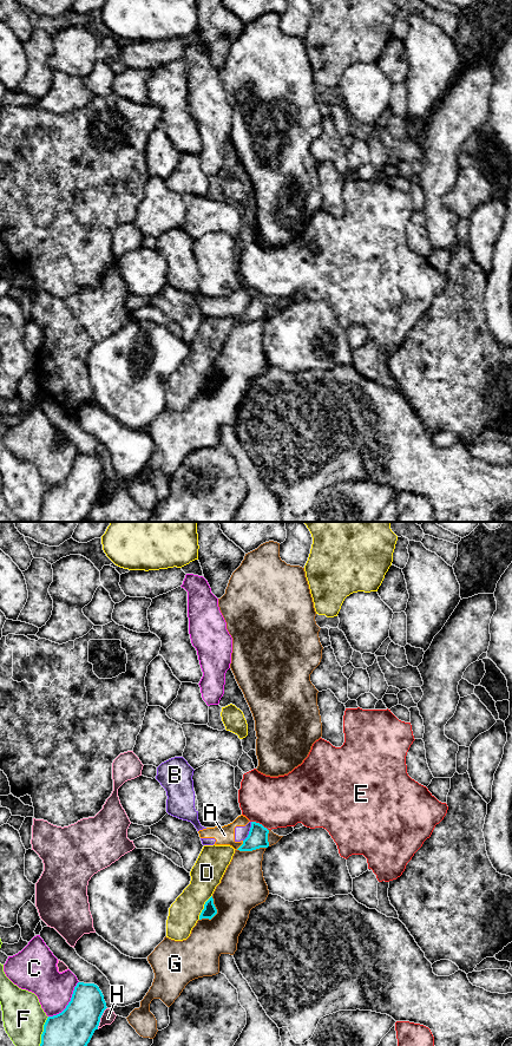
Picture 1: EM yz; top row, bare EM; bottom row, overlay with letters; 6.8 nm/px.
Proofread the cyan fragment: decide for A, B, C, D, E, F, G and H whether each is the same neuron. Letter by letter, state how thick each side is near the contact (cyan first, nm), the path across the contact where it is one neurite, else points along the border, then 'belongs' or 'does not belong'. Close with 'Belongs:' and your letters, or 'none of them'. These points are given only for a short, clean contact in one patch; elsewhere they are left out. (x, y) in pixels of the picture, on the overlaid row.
A: calibres 140 and 130 nm; border yz (243, 841), (236, 849); does not belong
B: calibres 140 and 100 nm; border yz (251, 822), (249, 834), (243, 841); does not belong
C: calibres 280 and 240 nm; does not belong
D: calibres 90 and 200 nm; does not belong
E: calibres 140 and 360 nm; does not belong
F: calibres 280 and 280 nm; does not belong
G: calibres 90 and 300 nm; does not belong
H: calibres 280 and 90 nm; border yz (106, 1007), (97, 1028); does not belong
Belongs: none of them

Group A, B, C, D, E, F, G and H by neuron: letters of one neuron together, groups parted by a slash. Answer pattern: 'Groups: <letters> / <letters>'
Groups: A B / C / D / E / F / G / H

